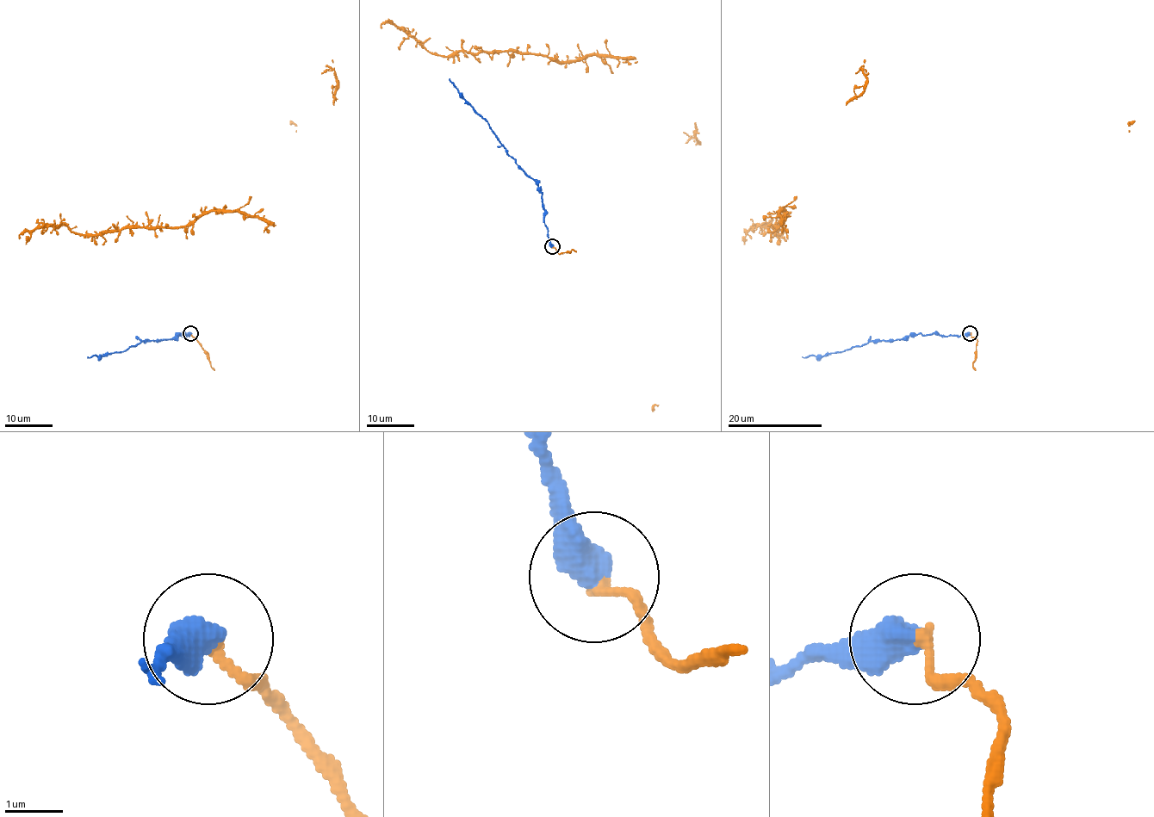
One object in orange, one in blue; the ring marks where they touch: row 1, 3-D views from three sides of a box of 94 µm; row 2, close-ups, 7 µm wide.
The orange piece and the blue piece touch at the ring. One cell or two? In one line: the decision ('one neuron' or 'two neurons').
two neurons

